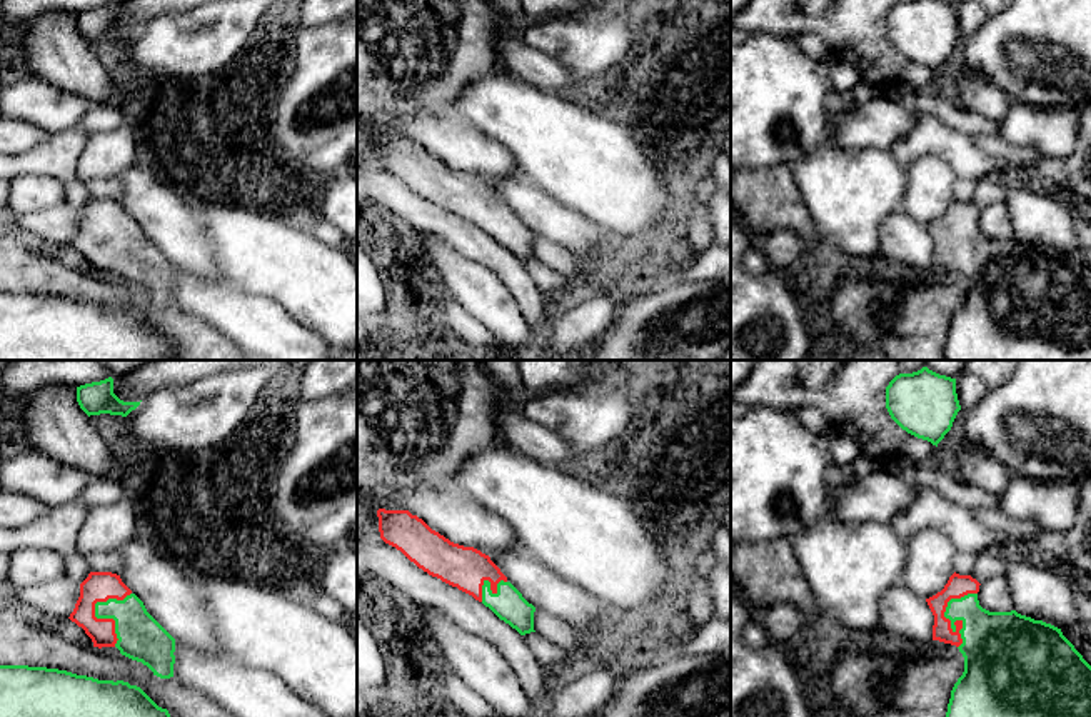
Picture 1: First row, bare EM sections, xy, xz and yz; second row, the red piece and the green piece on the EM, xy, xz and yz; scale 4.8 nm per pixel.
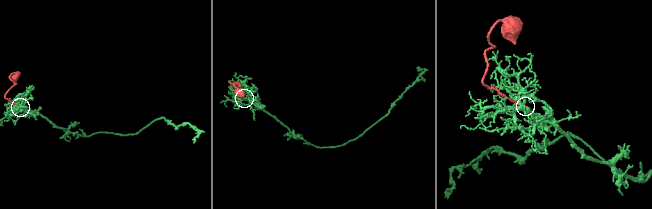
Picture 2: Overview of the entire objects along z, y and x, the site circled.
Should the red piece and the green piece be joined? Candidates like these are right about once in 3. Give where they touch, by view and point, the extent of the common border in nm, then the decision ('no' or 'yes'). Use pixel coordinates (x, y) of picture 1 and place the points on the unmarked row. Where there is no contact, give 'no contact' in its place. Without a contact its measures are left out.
yz (945, 237) | 280 nm | yes

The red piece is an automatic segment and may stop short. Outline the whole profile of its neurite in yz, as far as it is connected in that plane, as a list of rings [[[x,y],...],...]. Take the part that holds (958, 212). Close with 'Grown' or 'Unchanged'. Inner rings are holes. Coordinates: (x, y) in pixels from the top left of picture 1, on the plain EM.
[[[953,200],[941,218],[926,225],[933,242],[933,267],[956,272],[964,283],[964,298],[951,317],[948,338],[944,343],[944,360],[1091,360],[1091,292],[1074,275],[1074,272],[1063,262],[1061,255],[1011,238],[989,238],[979,232],[978,218],[979,208],[971,202]]]. Grown

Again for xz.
[[[377,137],[380,165],[432,203],[489,233],[520,262],[534,257],[535,233],[474,173],[450,168],[409,137]]]. Grown

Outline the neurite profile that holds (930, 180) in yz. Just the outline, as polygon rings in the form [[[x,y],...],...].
[[[923,155],[906,167],[902,210],[923,225],[941,218],[954,200],[956,173],[946,160]]]

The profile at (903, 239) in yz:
[[[907,212],[891,213],[879,230],[881,255],[919,270],[933,267],[934,242],[921,222]]]

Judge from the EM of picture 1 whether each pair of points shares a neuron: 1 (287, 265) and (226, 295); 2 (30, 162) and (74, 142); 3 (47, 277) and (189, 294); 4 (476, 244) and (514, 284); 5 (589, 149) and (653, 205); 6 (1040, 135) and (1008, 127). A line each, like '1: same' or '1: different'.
1: different
2: same
3: different
4: same
5: same
6: same

